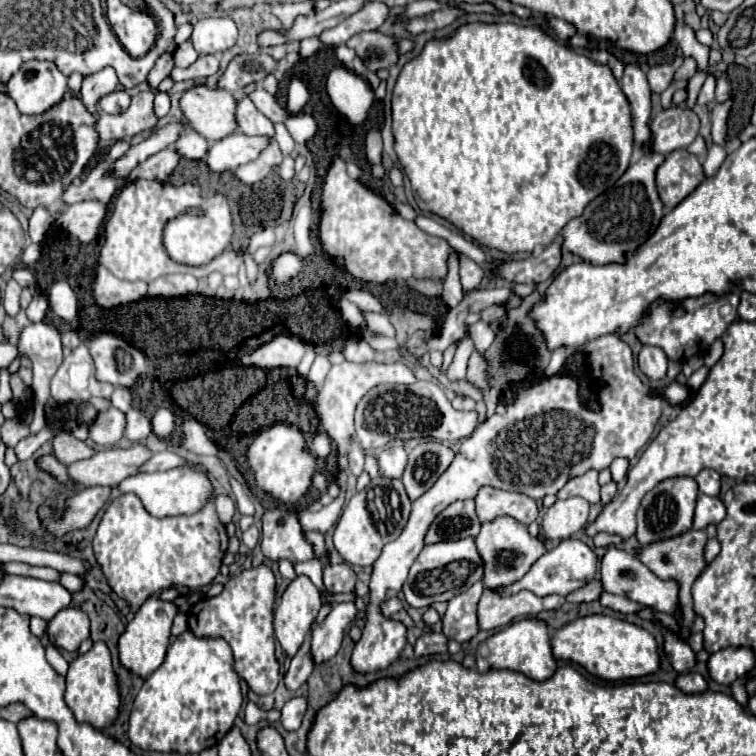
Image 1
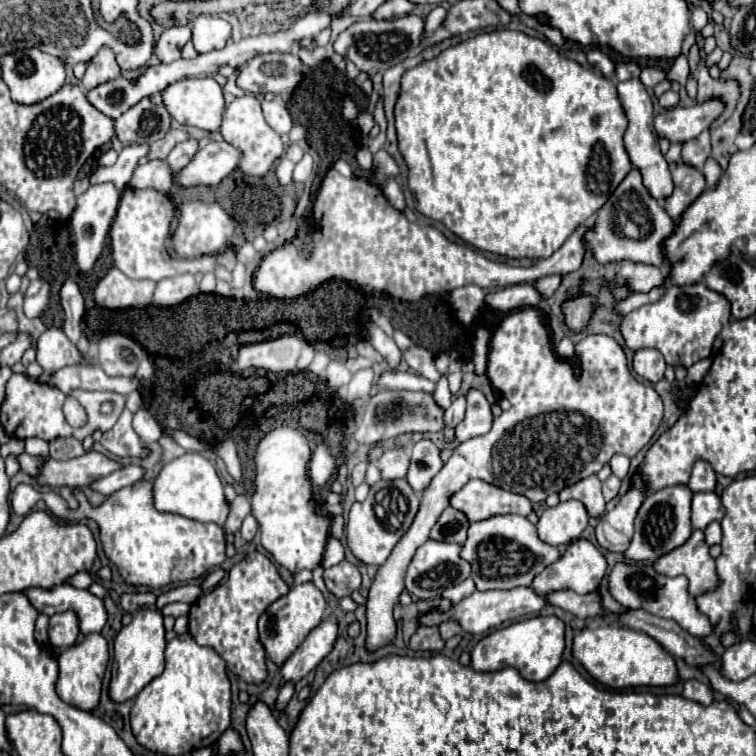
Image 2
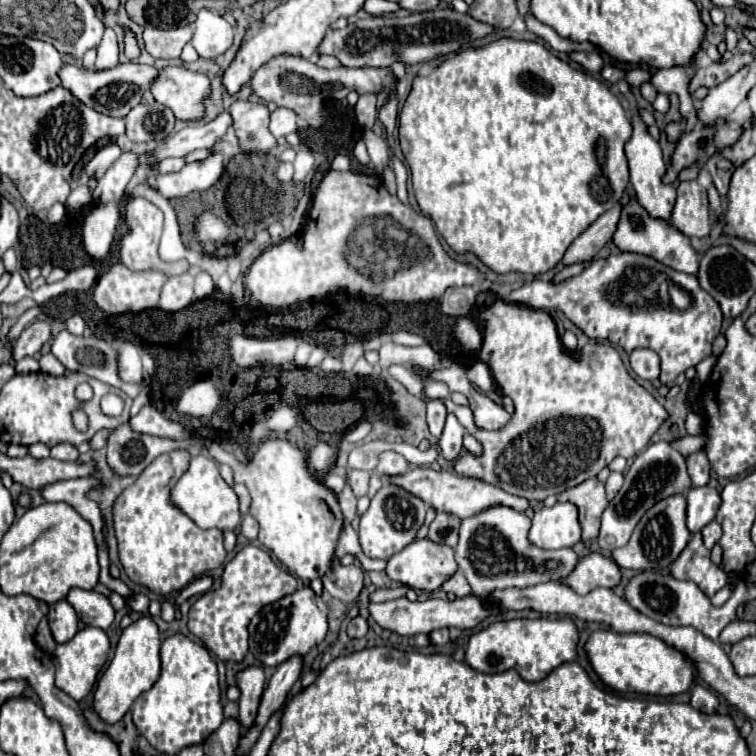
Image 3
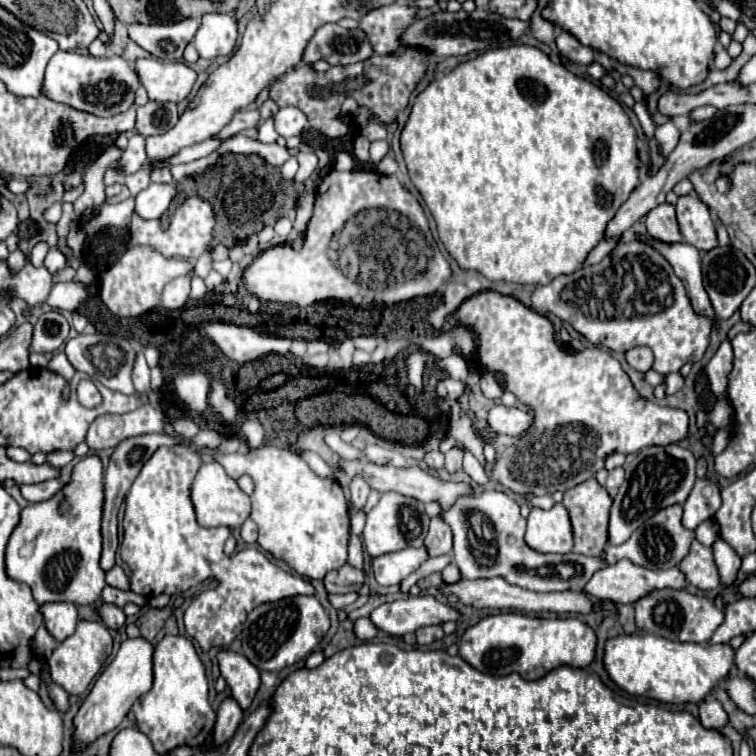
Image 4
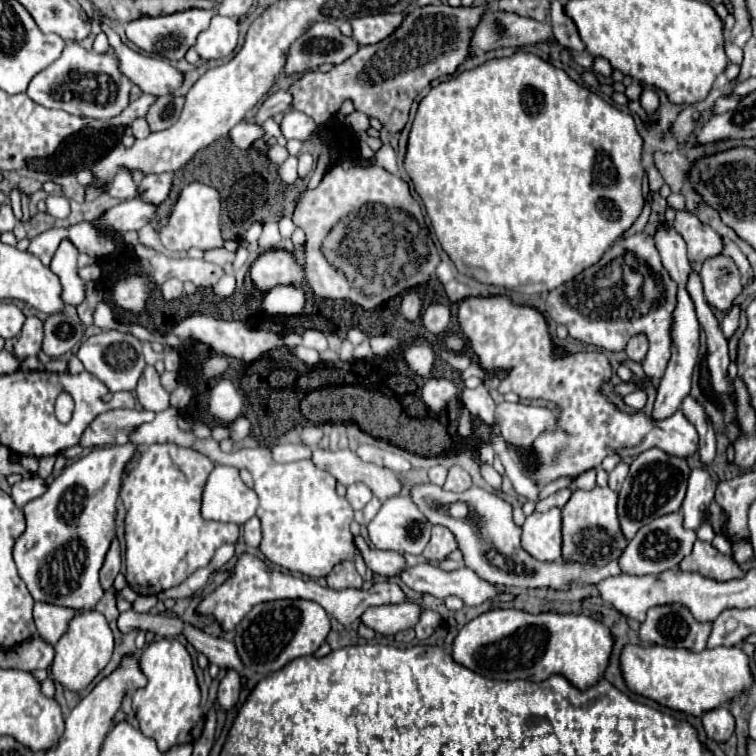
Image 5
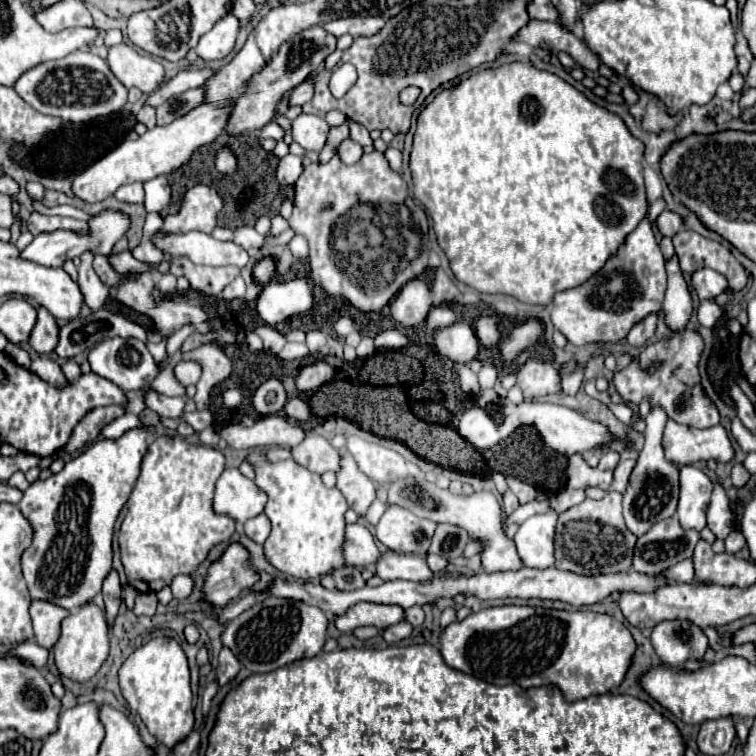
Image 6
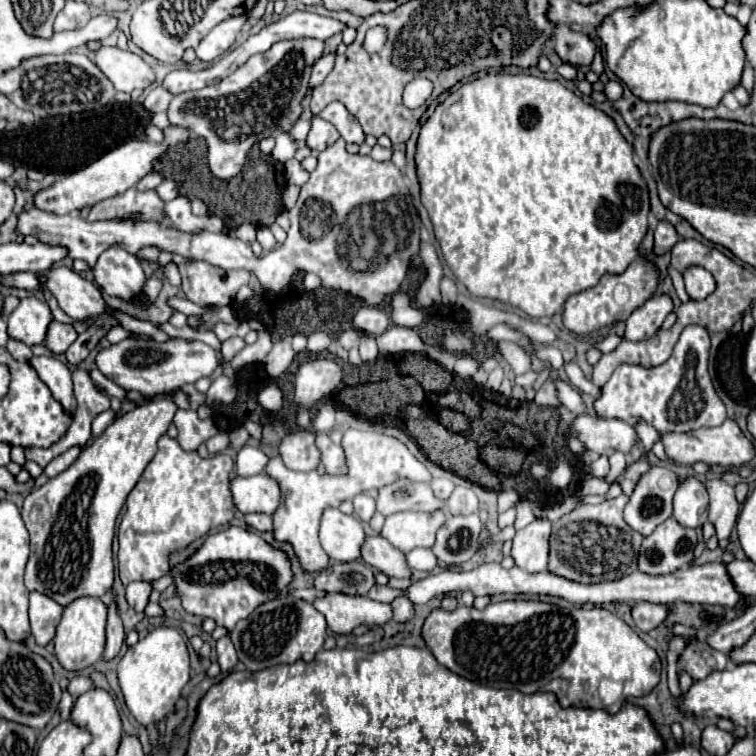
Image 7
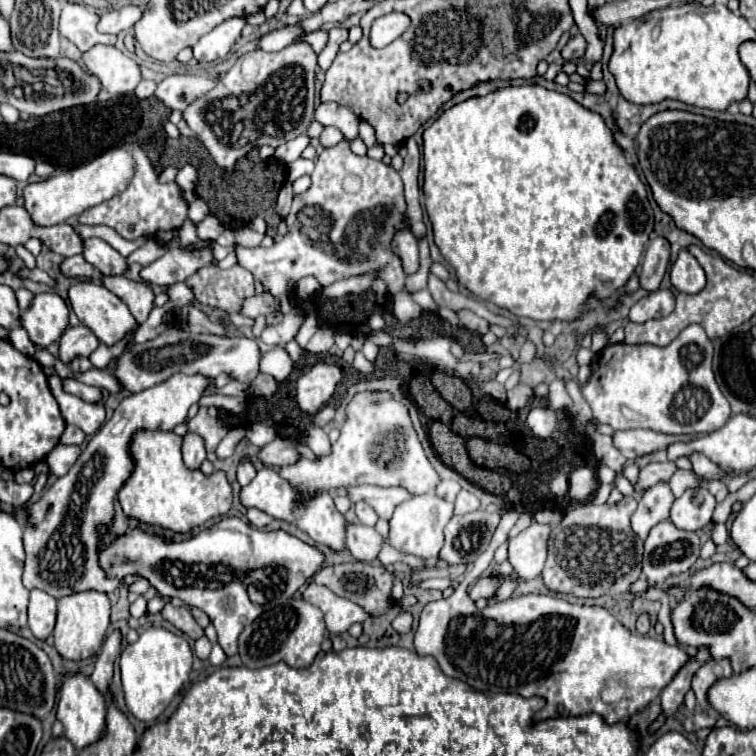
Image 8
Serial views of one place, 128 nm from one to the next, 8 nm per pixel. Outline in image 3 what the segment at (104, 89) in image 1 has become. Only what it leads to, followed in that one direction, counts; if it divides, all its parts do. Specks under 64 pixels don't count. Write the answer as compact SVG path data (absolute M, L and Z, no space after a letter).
M108 26L104 30L104 38L98 46L98 58L96 58L94 68L102 70L102 68L112 68L116 64L118 64L118 38L116 38L114 28Z

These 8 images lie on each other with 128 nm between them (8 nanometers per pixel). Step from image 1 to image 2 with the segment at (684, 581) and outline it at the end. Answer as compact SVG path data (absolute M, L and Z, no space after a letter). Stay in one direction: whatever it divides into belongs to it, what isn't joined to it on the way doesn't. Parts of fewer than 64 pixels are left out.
M694 530L688 542L670 554L662 556L654 568L664 576L684 574L690 580L690 594L700 596L716 590L720 586L720 578L716 574L714 558L708 554L708 544L704 542L704 532Z

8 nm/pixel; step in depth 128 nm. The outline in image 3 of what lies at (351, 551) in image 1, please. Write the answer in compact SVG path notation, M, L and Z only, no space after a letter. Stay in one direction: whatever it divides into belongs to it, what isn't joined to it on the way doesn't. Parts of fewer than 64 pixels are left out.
M384 484L372 498L366 514L360 518L358 536L364 554L370 558L384 558L384 560L390 558L392 554L400 552L404 546L416 540L418 530L424 526L424 518L426 518L426 504L420 498L412 496L410 492L394 484Z

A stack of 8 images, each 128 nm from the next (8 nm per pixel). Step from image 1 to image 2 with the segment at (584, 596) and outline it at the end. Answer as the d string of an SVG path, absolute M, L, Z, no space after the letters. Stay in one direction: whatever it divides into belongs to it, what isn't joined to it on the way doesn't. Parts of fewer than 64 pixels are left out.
M606 580L602 582L602 586L598 588L598 592L602 594L602 598L604 598L604 606L608 606L612 612L624 612L626 608L624 606L620 606L614 598L610 598L610 594L608 594L608 590L606 590Z

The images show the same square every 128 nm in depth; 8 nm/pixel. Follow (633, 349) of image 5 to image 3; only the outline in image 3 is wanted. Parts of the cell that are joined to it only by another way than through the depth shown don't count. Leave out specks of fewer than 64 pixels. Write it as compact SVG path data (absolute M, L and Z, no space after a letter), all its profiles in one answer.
M636 348L630 354L630 366L640 378L654 380L660 374L660 356L648 348Z

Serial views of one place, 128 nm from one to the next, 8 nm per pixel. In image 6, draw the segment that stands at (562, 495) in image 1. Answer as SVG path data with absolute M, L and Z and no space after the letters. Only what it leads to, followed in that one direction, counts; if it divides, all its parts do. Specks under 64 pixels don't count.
M610 490L604 500L584 500L562 512L556 526L556 568L574 574L614 574L632 568L632 550L636 536L626 528L622 518L622 494Z

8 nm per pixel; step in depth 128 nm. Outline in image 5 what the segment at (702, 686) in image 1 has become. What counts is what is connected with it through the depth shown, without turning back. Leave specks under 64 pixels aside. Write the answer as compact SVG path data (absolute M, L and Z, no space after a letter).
M716 708L702 716L704 732L710 740L716 740L720 744L728 742L728 738L734 734L734 718L728 712L728 708Z

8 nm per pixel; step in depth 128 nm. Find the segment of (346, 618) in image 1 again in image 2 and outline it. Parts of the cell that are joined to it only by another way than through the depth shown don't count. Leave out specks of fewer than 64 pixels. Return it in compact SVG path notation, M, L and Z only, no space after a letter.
M326 618L318 628L314 628L308 638L296 648L296 652L282 664L280 682L300 682L312 668L320 664L320 660L332 650L336 640L338 624L336 618Z

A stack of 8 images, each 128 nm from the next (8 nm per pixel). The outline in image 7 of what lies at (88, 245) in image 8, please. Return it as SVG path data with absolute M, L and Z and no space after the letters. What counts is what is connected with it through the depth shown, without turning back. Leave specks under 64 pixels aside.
M112 246L100 254L94 266L94 280L104 294L122 300L136 298L142 292L146 276L134 254L120 246Z

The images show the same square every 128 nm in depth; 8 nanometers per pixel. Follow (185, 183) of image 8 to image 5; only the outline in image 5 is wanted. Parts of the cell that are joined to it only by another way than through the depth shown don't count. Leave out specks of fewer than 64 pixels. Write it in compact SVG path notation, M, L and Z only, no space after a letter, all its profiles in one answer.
M148 174L138 184L138 192L140 198L144 198L144 202L152 202L152 206L160 206L168 196L170 186L172 186L172 174Z

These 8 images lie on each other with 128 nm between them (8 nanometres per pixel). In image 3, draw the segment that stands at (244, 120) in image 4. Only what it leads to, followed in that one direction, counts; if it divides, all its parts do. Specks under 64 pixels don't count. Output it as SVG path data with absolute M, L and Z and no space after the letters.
M228 106L222 114L218 114L214 120L202 126L186 126L180 132L170 134L162 144L154 148L154 154L158 160L164 160L168 156L186 156L188 152L194 152L198 148L212 148L232 126L232 116L228 112Z

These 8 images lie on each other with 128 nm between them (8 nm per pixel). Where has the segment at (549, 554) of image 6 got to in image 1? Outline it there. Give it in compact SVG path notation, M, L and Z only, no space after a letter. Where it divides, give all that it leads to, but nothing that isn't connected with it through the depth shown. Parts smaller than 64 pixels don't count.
M568 498L568 500L556 500L554 506L550 506L542 518L542 532L548 540L560 542L576 534L580 528L588 522L588 508L590 504L580 498Z

